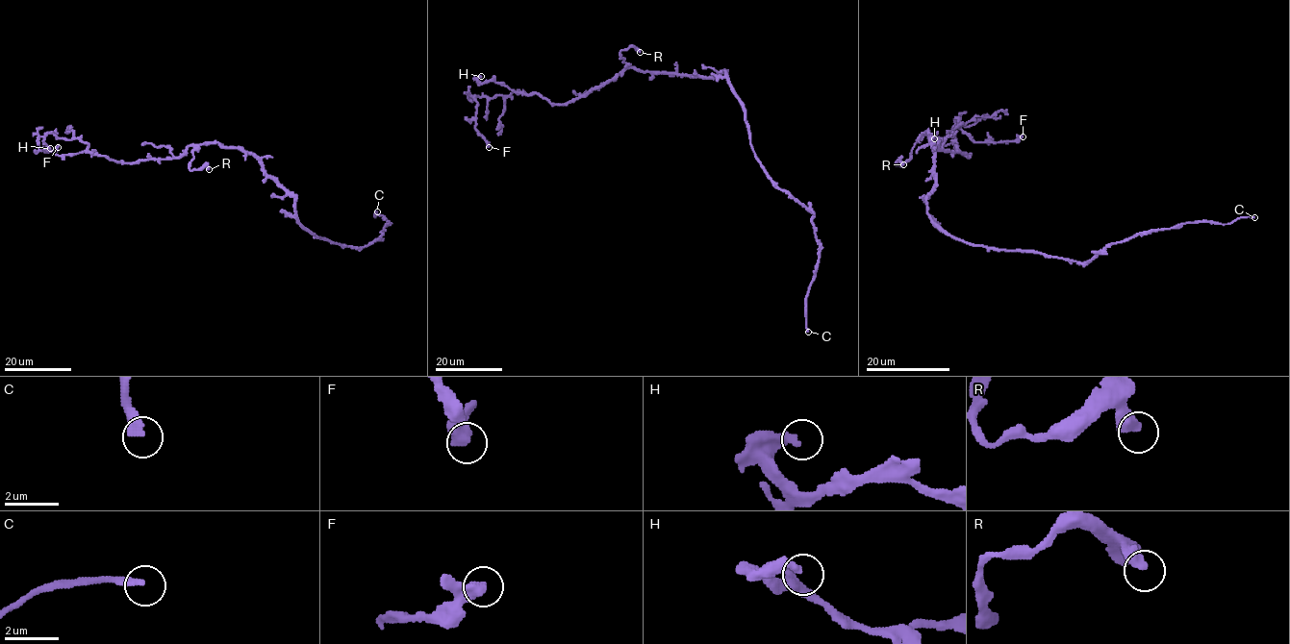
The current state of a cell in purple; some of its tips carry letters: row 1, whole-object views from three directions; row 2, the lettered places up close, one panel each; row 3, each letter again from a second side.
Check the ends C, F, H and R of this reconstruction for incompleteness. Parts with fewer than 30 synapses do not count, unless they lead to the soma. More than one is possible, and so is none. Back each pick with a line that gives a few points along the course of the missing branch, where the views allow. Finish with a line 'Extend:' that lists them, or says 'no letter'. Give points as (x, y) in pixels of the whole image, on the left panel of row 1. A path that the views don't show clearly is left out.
C: (377, 211), (387, 184), (367, 160), (379, 91), (351, 57), (371, 42), (377, 2)
Extend: C

